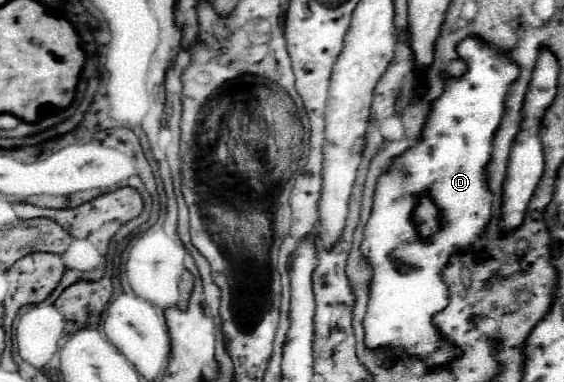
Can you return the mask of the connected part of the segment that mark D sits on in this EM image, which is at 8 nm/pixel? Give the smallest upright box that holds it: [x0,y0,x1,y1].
[362,37,518,365]

